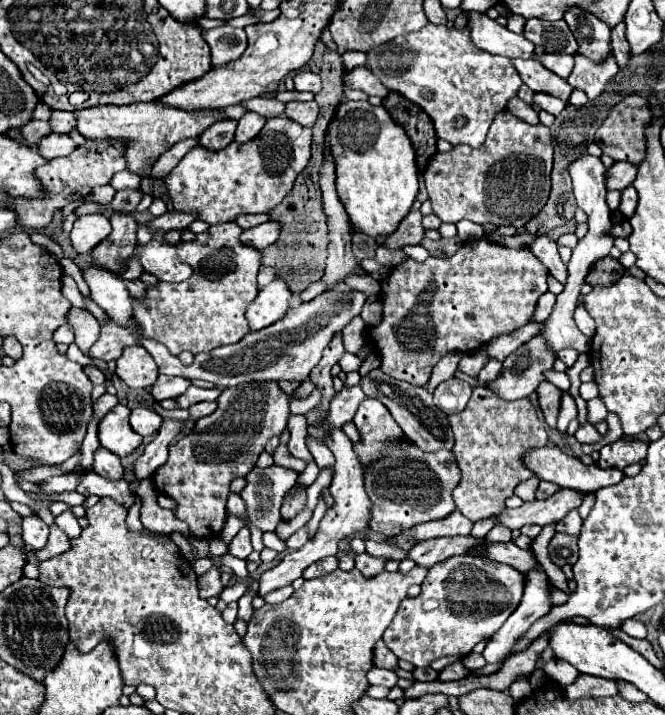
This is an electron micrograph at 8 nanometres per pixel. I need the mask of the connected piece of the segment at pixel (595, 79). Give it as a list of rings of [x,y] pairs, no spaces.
[[[575,55],[575,69],[567,81],[573,88],[583,91],[589,97],[589,101],[595,101],[617,75],[617,71],[619,67],[613,55],[603,63],[593,63],[587,57]]]

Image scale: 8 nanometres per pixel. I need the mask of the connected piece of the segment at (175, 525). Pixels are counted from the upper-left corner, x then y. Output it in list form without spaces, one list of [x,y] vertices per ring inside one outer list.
[[[151,477],[139,481],[137,495],[141,499],[141,521],[147,529],[155,533],[167,533],[167,535],[177,531],[187,539],[191,537],[191,533],[187,533],[187,525],[183,525],[183,521],[177,521],[173,511],[167,511],[157,503],[159,491],[155,489]]]

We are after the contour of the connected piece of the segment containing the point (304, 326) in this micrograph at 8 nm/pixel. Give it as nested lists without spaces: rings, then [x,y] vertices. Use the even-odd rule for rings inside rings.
[[[339,283],[335,289],[321,293],[313,301],[289,309],[281,321],[257,333],[247,333],[239,343],[223,345],[209,353],[195,355],[195,361],[189,367],[185,367],[175,355],[171,355],[165,345],[159,345],[159,341],[141,337],[139,345],[151,353],[159,367],[159,373],[179,375],[185,379],[205,379],[219,389],[249,381],[305,381],[313,367],[321,361],[321,353],[331,343],[331,337],[335,337],[335,333],[341,333],[353,317],[361,315],[365,301],[365,293]]]

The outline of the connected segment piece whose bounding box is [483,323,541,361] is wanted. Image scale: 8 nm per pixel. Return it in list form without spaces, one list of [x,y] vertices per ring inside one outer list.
[[[527,323],[527,325],[519,327],[519,329],[515,329],[515,333],[495,337],[495,341],[489,341],[487,345],[483,345],[483,349],[491,359],[505,361],[505,357],[509,353],[513,353],[517,347],[521,347],[525,341],[529,341],[539,331],[541,331],[541,323]]]

